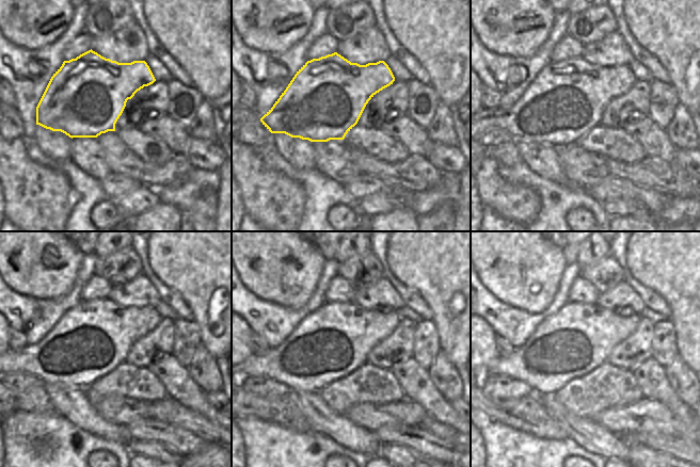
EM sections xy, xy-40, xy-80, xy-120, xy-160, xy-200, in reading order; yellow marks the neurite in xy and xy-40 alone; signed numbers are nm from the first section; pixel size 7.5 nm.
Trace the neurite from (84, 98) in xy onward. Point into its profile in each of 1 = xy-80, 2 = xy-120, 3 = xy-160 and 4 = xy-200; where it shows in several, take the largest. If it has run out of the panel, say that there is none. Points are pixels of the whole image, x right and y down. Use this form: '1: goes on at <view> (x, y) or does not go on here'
1: goes on at xy-80 (567, 99)
2: goes on at xy-120 (91, 339)
3: goes on at xy-160 (332, 341)
4: goes on at xy-200 (570, 343)

